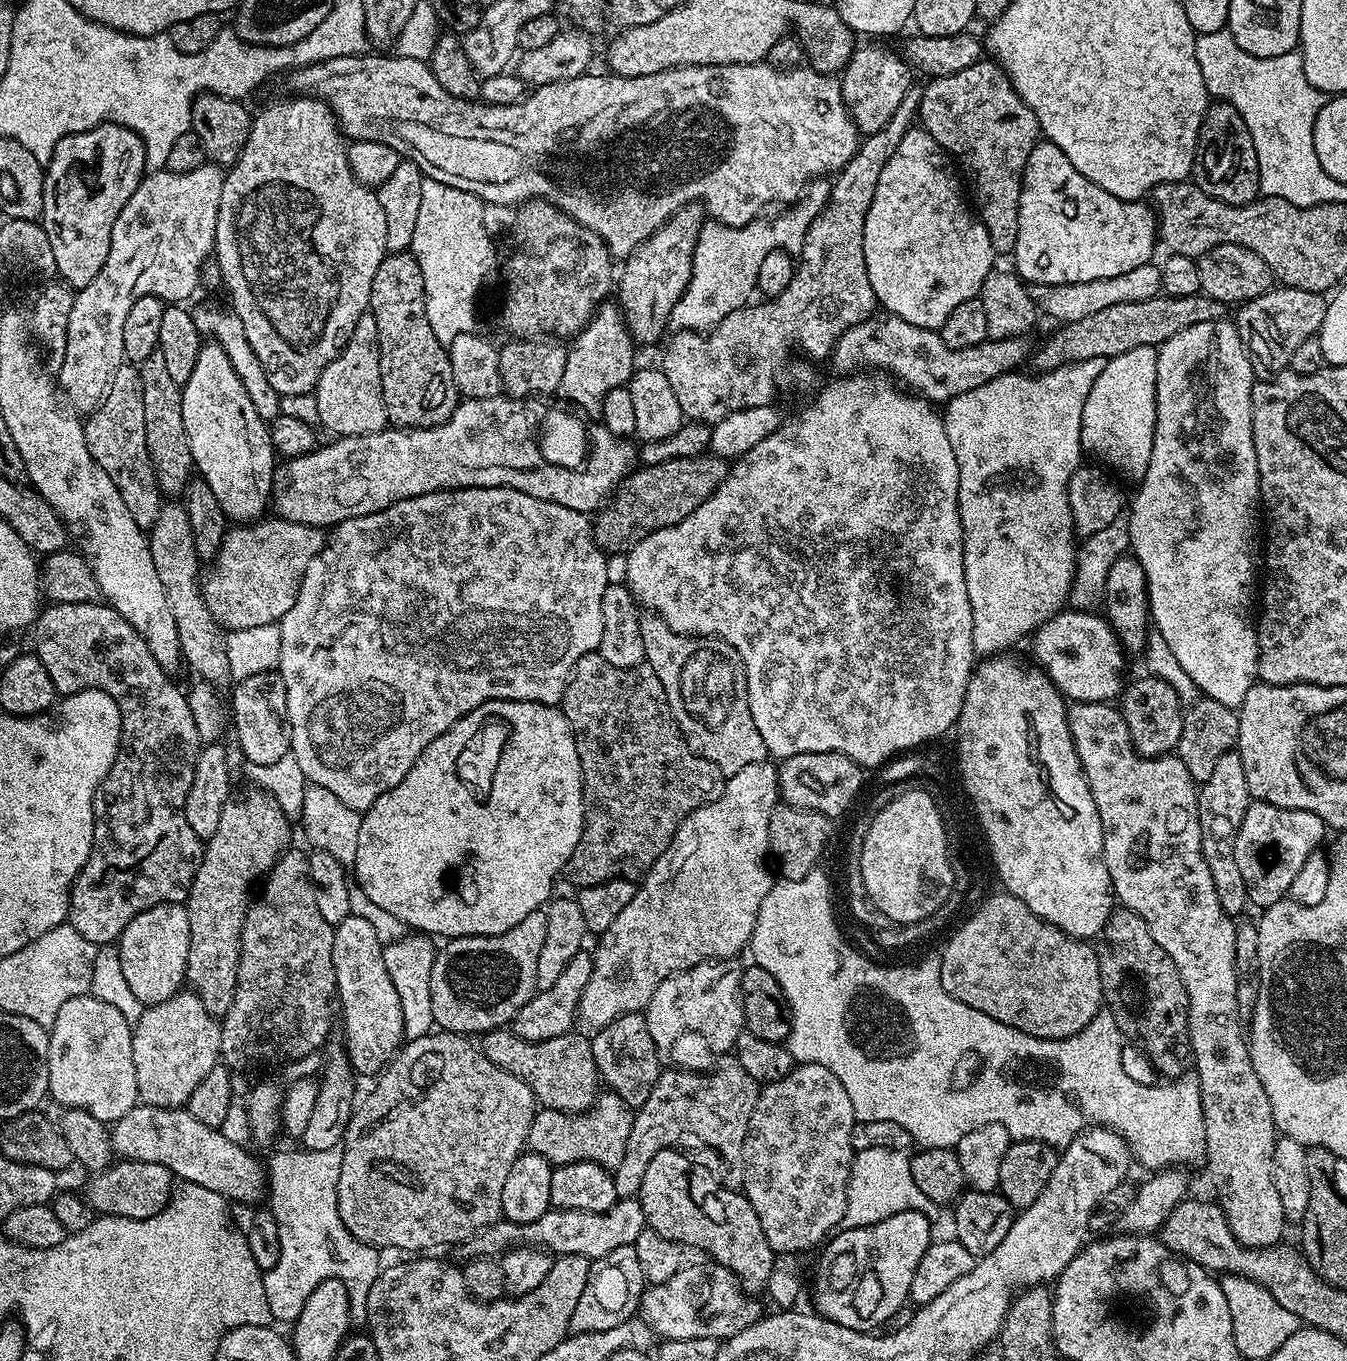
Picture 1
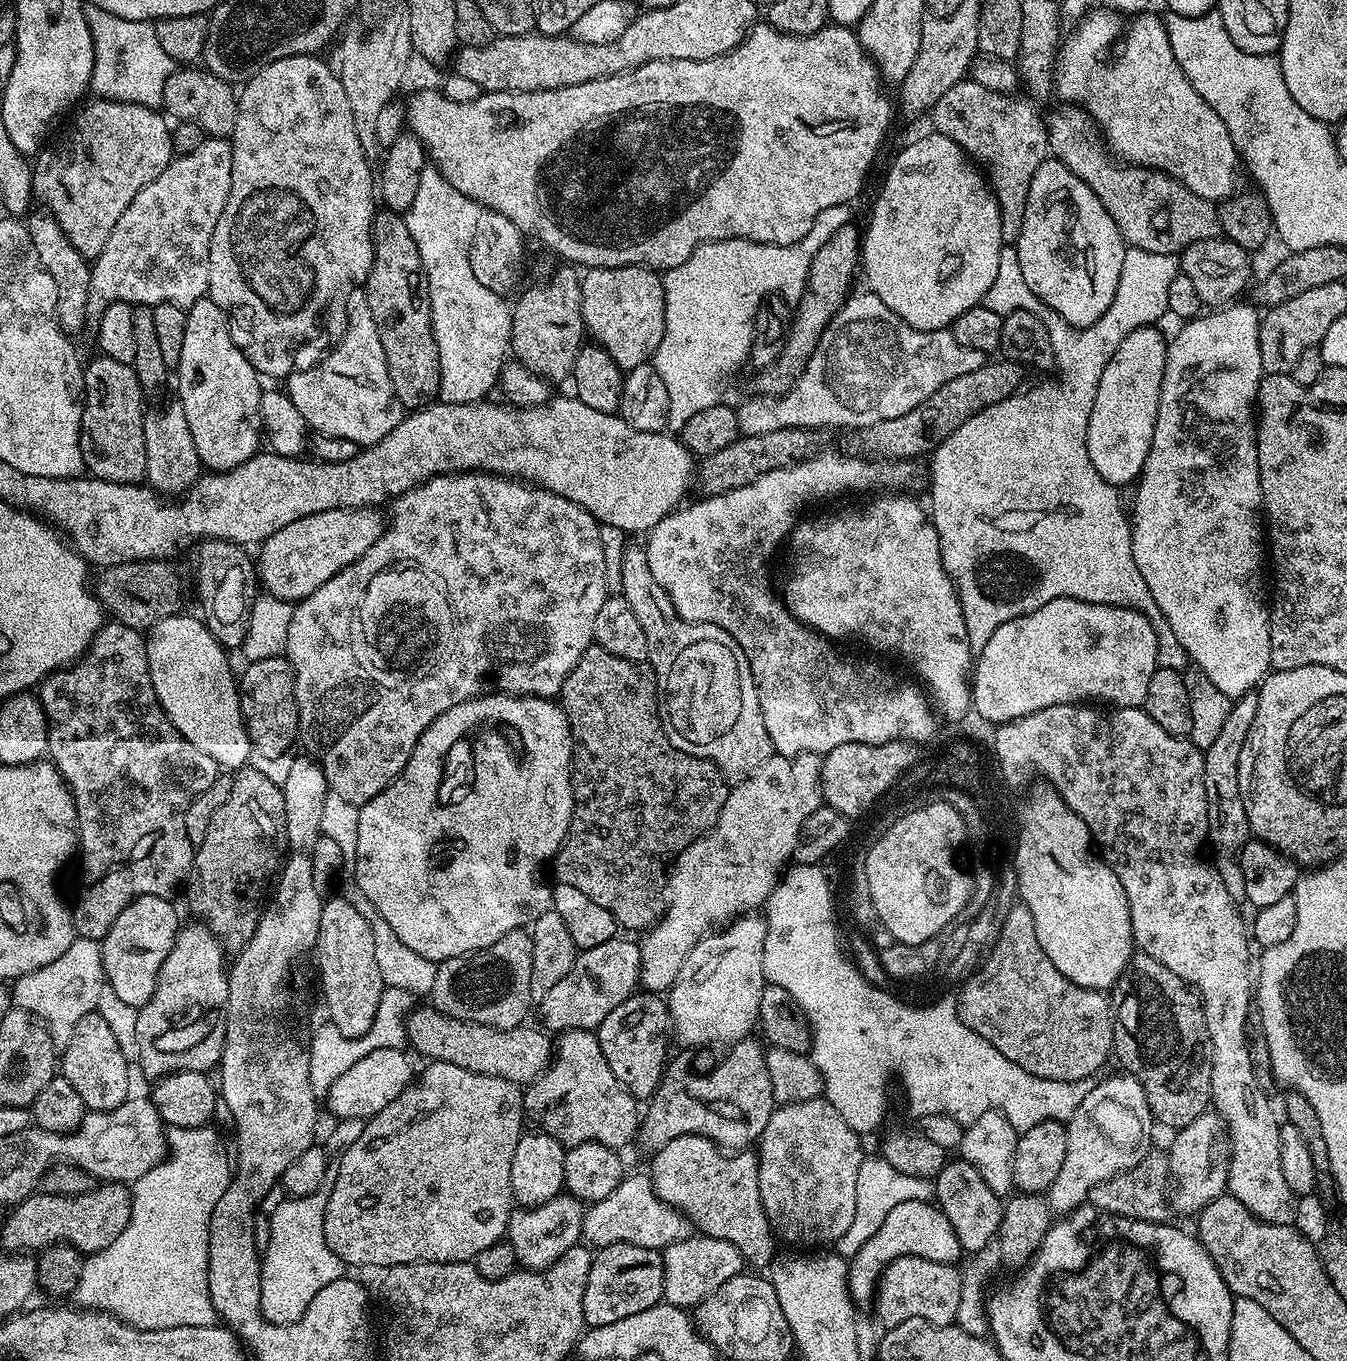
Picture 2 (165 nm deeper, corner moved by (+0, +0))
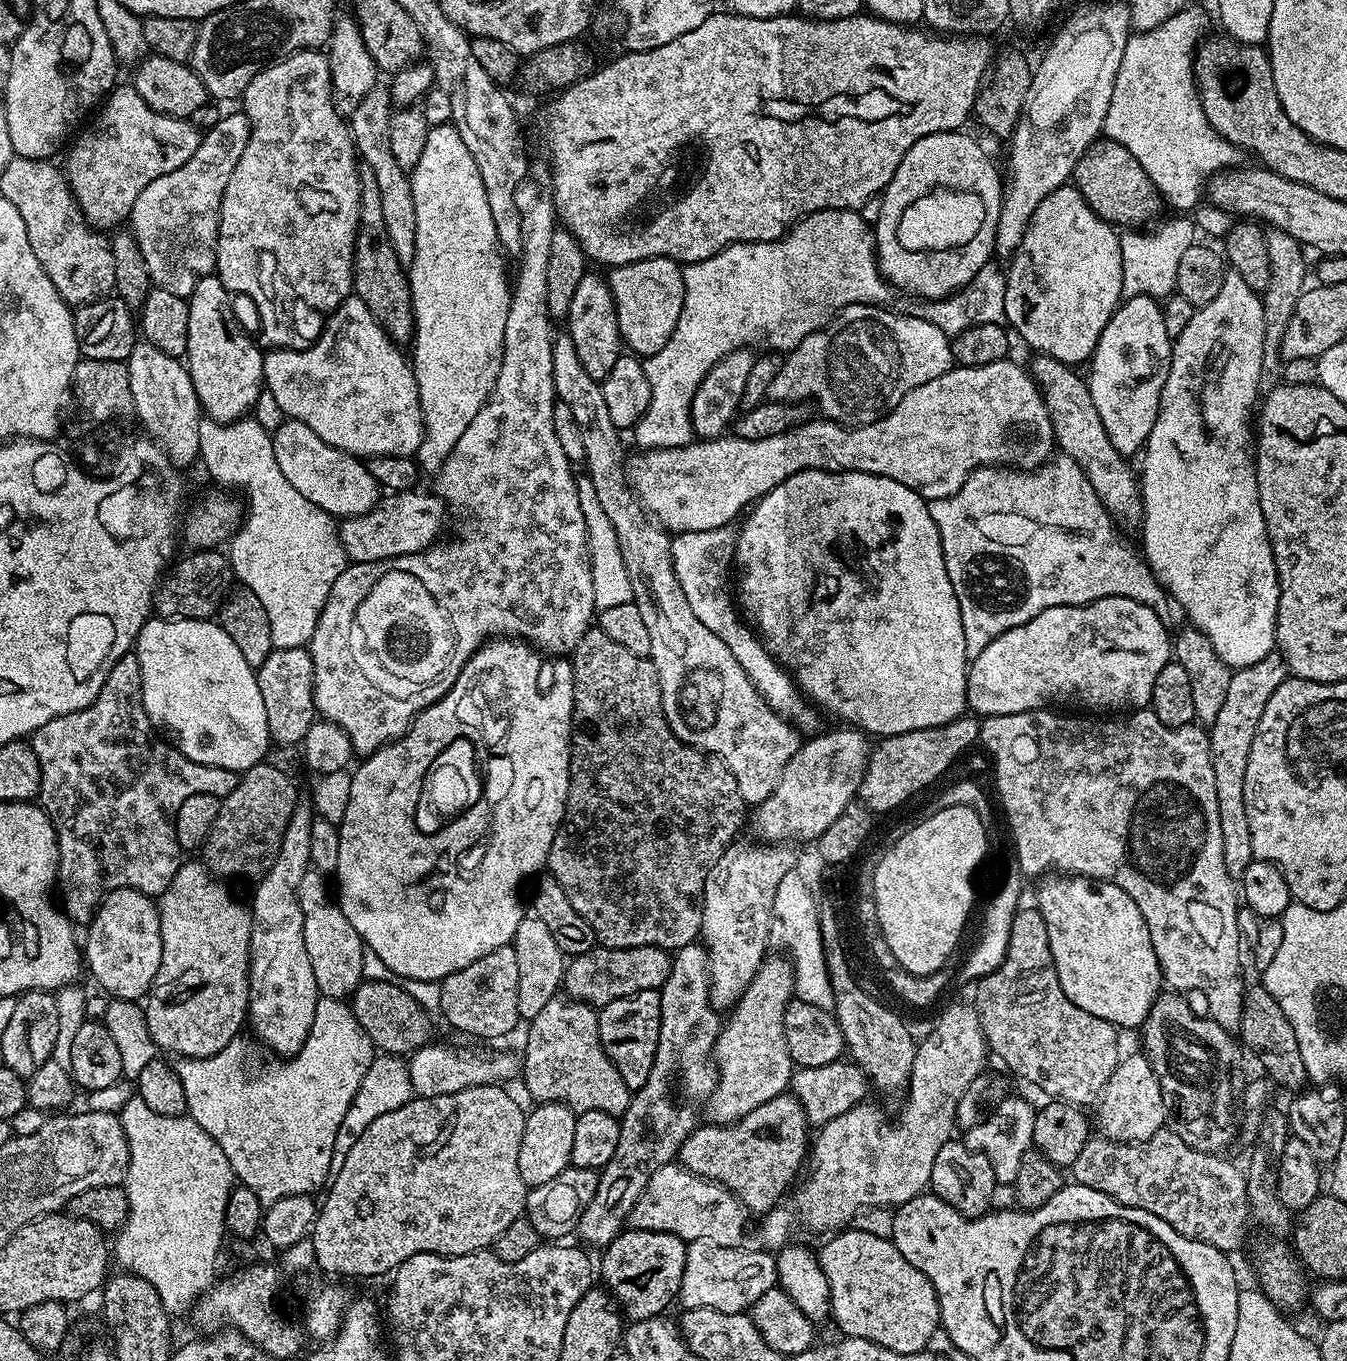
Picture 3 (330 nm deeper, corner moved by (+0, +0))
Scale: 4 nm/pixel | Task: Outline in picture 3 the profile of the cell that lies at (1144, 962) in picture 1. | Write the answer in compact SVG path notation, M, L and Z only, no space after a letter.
M1175 990L1161 991L1152 1003L1152 1009L1145 1017L1138 1035L1144 1039L1143 1055L1147 1056L1160 1083L1166 1116L1172 1131L1178 1134L1178 1138L1182 1138L1182 1142L1186 1142L1186 1146L1194 1150L1220 1154L1236 1136L1236 1128L1232 1125L1232 1103L1236 1096L1238 1100L1238 1086L1236 1090L1232 1075L1240 1064L1242 1048L1233 1033L1218 1026L1218 1022L1214 1022L1207 1015L1199 1016L1184 1000L1187 999Z

